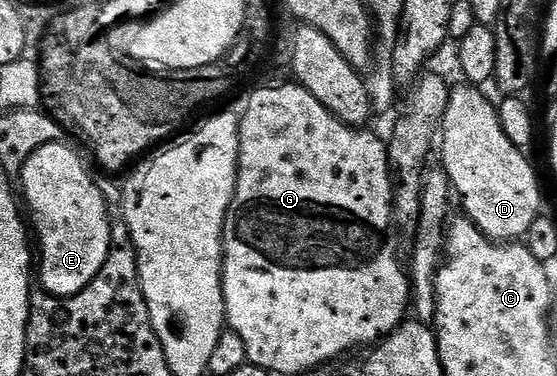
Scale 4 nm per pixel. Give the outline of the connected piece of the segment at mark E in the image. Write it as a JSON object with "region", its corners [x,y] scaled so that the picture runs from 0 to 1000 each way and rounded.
{"region":[[[101,372],[57,402],[57,412],[39,431],[36,452],[38,532],[65,654],[65,747],[75,755],[83,777],[77,782],[97,795],[127,790],[151,774],[151,763],[172,742],[201,673],[190,535],[181,508],[162,484],[160,465],[145,449],[145,423],[111,383],[110,372]]]}

